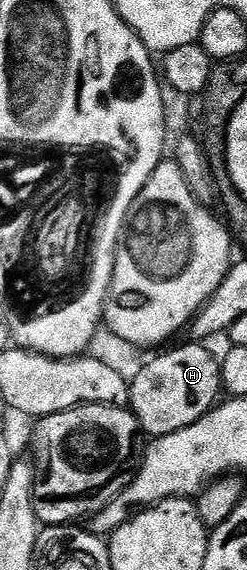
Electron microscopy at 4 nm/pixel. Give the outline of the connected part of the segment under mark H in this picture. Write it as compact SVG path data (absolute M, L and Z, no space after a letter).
M189 341L186 347L177 347L174 351L169 351L166 355L151 360L137 376L132 376L129 385L129 407L146 436L170 435L199 421L199 417L213 410L219 399L217 394L222 394L223 391L221 365L218 356L213 356L205 347L208 346L197 341Z

